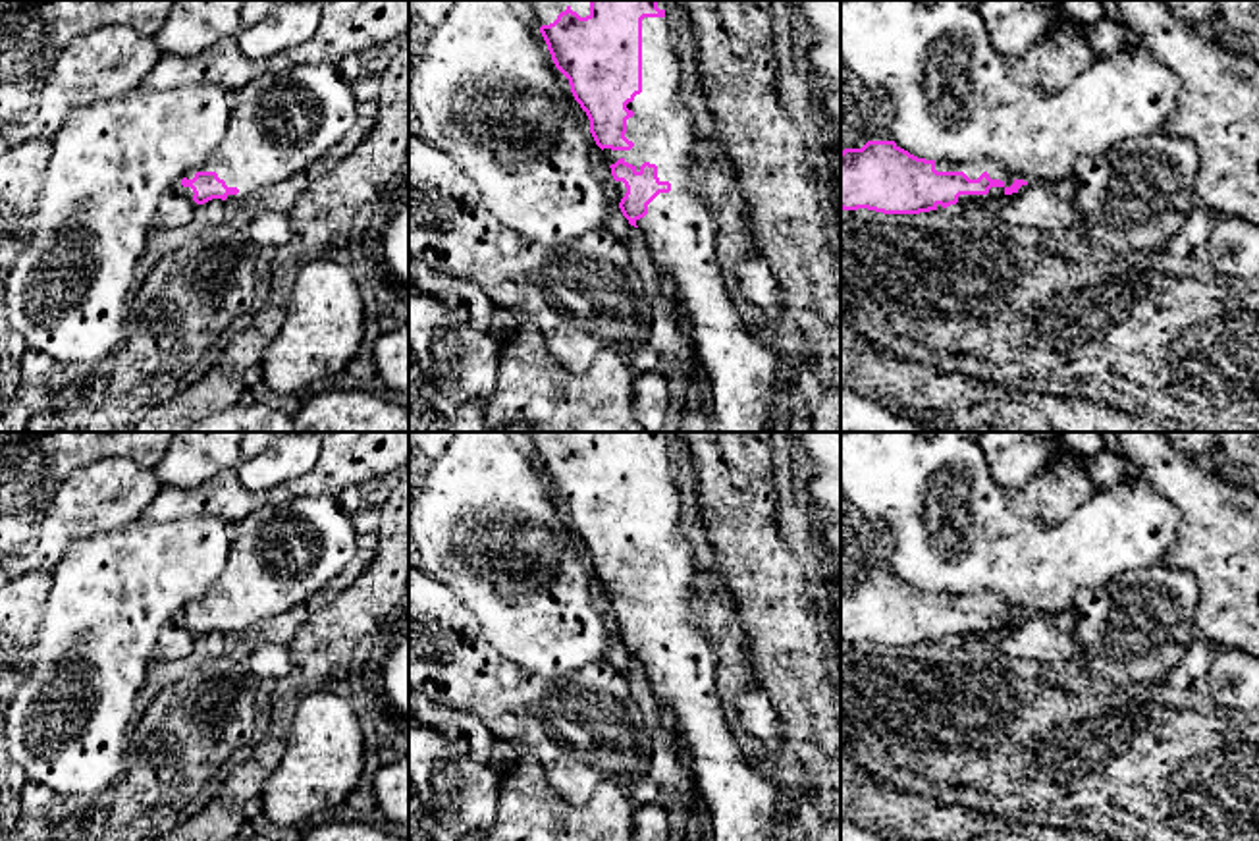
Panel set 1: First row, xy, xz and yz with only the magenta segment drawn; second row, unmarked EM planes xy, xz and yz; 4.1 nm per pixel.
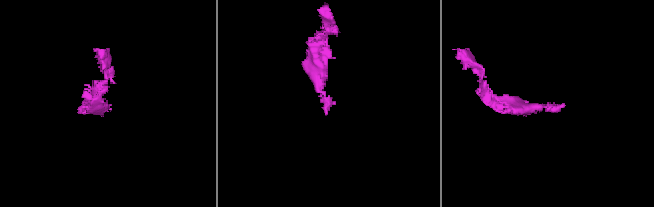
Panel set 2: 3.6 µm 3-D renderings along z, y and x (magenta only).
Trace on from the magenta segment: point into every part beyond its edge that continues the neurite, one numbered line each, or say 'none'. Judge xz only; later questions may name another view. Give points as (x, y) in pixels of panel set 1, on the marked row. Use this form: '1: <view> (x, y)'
1: xz (681, 234)

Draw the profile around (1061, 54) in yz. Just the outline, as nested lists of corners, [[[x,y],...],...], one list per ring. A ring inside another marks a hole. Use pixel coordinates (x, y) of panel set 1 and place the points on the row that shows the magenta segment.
[[[1058,15],[1033,48],[1008,60],[1006,68],[1020,85],[1051,96],[1064,91],[1097,58],[1085,41],[1085,27]]]

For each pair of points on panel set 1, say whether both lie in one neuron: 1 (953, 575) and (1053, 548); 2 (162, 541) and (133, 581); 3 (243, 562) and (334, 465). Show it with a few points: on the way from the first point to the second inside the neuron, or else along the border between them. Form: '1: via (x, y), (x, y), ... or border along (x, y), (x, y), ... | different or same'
1: via (978, 554), (1028, 554) | same
2: via (162, 550), (143, 571) | same
3: border along (334, 494), (295, 496), (259, 510) | different

